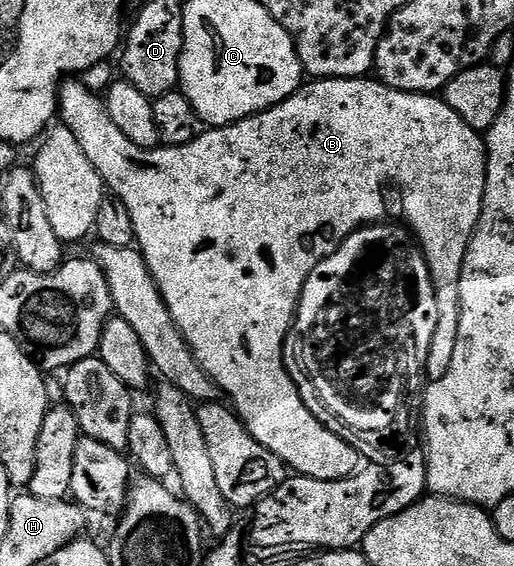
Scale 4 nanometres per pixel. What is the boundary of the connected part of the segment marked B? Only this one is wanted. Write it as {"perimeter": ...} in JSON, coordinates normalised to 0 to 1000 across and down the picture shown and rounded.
{"perimeter":[[[132,138],[119,147],[113,164],[121,178],[121,212],[128,217],[130,231],[140,233],[152,244],[167,279],[191,300],[191,307],[202,316],[202,330],[220,346],[228,346],[237,357],[245,357],[245,371],[253,371],[253,385],[261,385],[261,413],[265,431],[280,452],[284,470],[307,505],[307,512],[319,521],[323,541],[339,562],[339,569],[358,592],[358,601],[381,629],[381,638],[405,661],[405,670],[414,680],[420,678],[446,700],[449,719],[475,751],[482,754],[484,767],[502,779],[518,795],[525,795],[570,836],[621,848],[671,848],[677,841],[691,841],[704,820],[700,800],[658,774],[588,710],[572,675],[553,645],[553,599],[560,594],[560,581],[568,567],[576,564],[576,548],[584,541],[584,521],[611,477],[681,413],[689,413],[698,403],[714,403],[720,396],[741,394],[755,375],[755,346],[747,337],[755,330],[772,332],[778,337],[778,375],[786,380],[784,394],[792,398],[804,417],[809,419],[819,445],[825,447],[825,461],[833,465],[837,491],[844,505],[844,527],[852,534],[852,576],[844,583],[844,604],[837,604],[837,625],[833,627],[833,648],[829,664],[835,673],[860,668],[875,654],[875,640],[883,640],[883,615],[891,611],[891,562],[895,560],[895,493],[899,491],[899,470],[907,456],[907,442],[918,426],[918,415],[934,390],[934,380],[942,369],[942,337],[946,336],[946,307],[949,306],[949,263],[940,239],[914,224],[875,187],[848,166],[819,166],[815,163],[776,163],[755,155],[732,138],[695,138],[691,141],[625,141],[609,140],[593,147],[564,173],[556,173],[547,184],[521,191],[498,205],[481,205],[459,219],[442,219],[436,226],[407,224],[391,240],[377,244],[377,251],[362,251],[354,258],[329,254],[309,261],[278,261],[261,258],[210,200],[210,186],[193,168],[171,161],[169,152],[154,140]]]}

